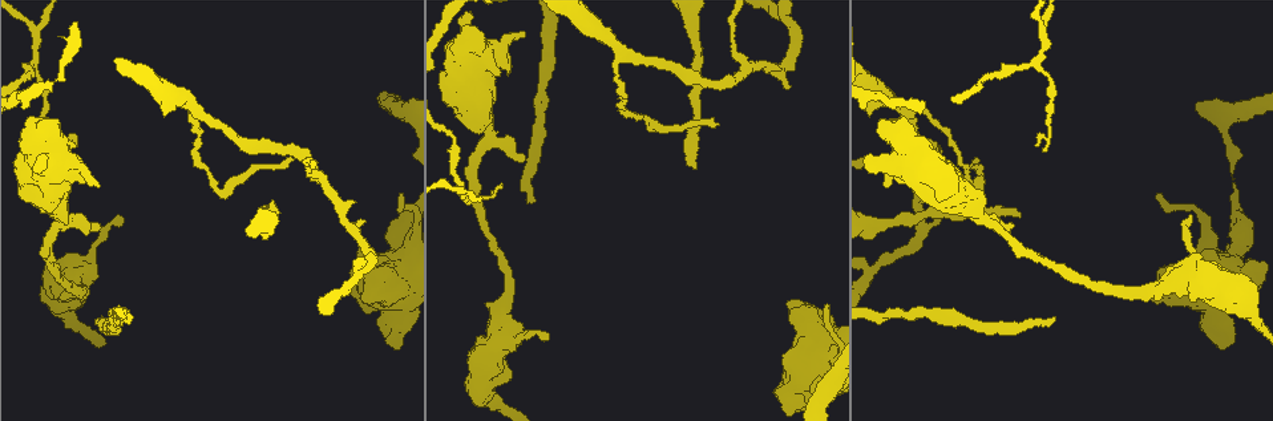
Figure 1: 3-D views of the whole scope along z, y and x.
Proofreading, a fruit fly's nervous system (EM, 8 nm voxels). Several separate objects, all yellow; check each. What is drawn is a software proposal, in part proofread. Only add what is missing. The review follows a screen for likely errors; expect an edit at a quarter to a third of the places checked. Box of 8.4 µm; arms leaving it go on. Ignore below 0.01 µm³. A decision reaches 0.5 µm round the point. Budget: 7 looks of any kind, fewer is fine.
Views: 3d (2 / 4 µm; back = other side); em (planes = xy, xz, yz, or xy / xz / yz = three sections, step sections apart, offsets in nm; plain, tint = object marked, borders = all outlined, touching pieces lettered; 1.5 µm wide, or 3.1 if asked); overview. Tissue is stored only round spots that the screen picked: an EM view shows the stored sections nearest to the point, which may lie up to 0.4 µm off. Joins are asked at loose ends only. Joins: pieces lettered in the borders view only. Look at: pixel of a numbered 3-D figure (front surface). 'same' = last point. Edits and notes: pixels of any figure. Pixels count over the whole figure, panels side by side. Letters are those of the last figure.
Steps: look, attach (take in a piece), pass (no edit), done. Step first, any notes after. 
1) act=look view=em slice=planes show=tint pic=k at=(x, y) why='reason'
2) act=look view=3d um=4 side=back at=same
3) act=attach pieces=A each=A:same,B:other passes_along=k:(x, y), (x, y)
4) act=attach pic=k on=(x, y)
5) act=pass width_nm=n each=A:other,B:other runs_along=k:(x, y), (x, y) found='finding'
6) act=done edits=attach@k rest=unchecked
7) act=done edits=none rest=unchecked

act=look view=em slice=xy step=4 show=borders pic=1 at=(697, 167) why='end of a long branch'

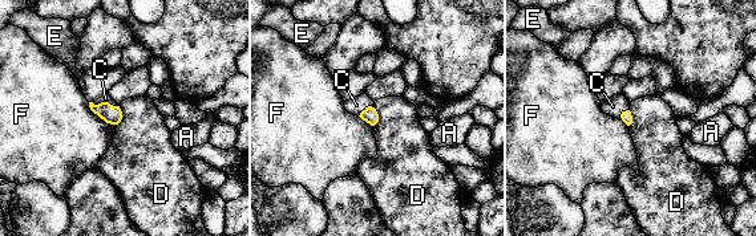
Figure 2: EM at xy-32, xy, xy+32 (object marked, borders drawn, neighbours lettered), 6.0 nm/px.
act=attach pieces=C each=A:other,C:same,D:other,E:other,F:other found='it goes on there'

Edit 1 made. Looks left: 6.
act=look view=em slice=yz step=4 show=borders pic=1 at=(827, 305) why='free end'

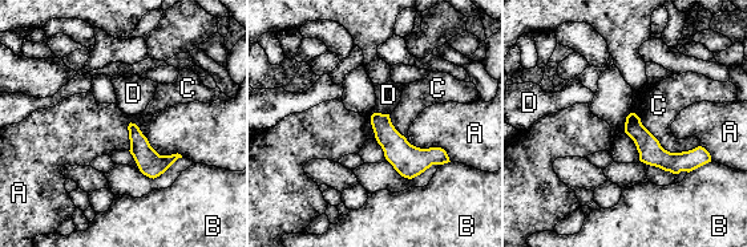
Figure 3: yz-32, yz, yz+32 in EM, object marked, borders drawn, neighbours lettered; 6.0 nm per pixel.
act=pass width_nm=110 each=A:other,B:other,C:other,D:other border=3:(632, 112), (665, 149), (699, 146) found='no lettered piece goes on from it'

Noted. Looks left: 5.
act=look view=overview

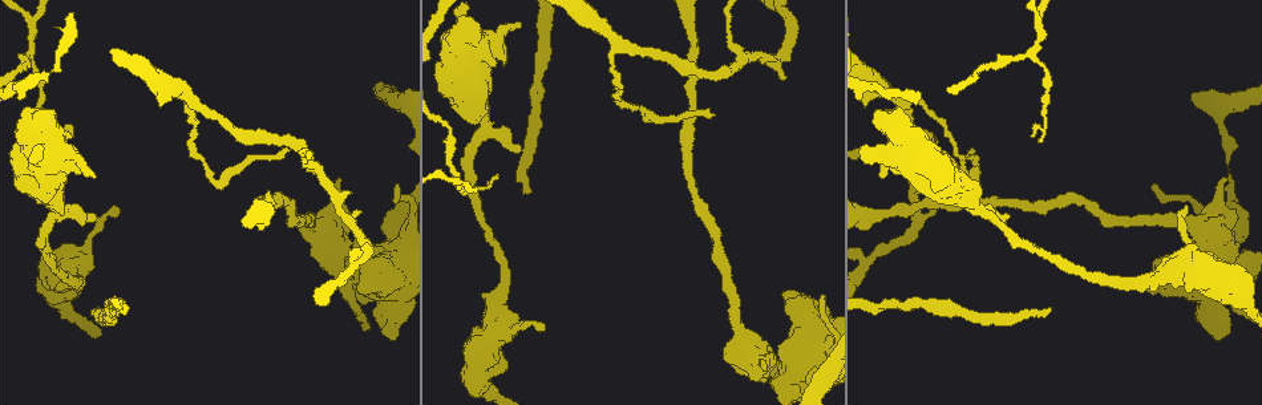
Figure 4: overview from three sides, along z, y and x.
act=look view=em slice=planes show=borders pic=4 at=(520, 149) why='an open end'

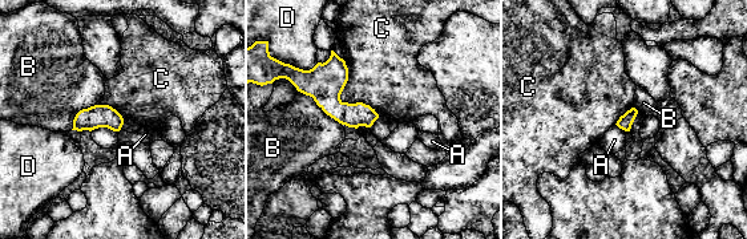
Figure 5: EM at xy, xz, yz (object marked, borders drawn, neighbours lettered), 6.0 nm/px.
act=pass each=A:other,B:other,C:other,D:other border=5:(343, 60), (340, 98), (379, 116) found='no lettered piece goes on from it'

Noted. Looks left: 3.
act=done edits=attach@2 rest=unchecked

